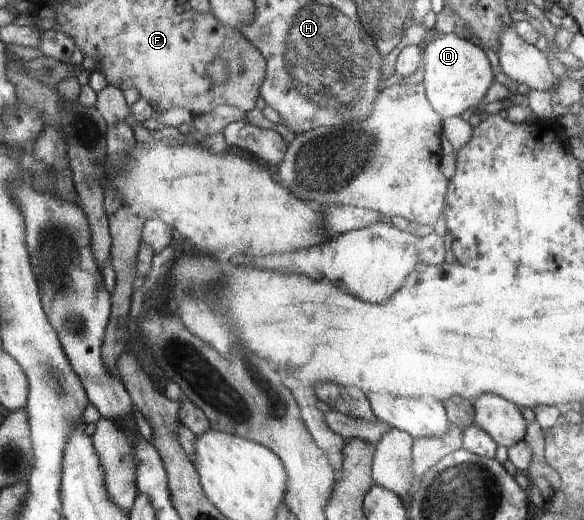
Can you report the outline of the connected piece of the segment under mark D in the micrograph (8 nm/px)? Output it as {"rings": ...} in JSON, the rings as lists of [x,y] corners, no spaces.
{"rings":[[[437,34],[429,36],[422,47],[424,56],[424,81],[425,96],[429,99],[433,109],[445,119],[448,117],[464,116],[464,111],[474,111],[494,83],[492,65],[486,57],[486,53],[462,39],[458,34]]]}

